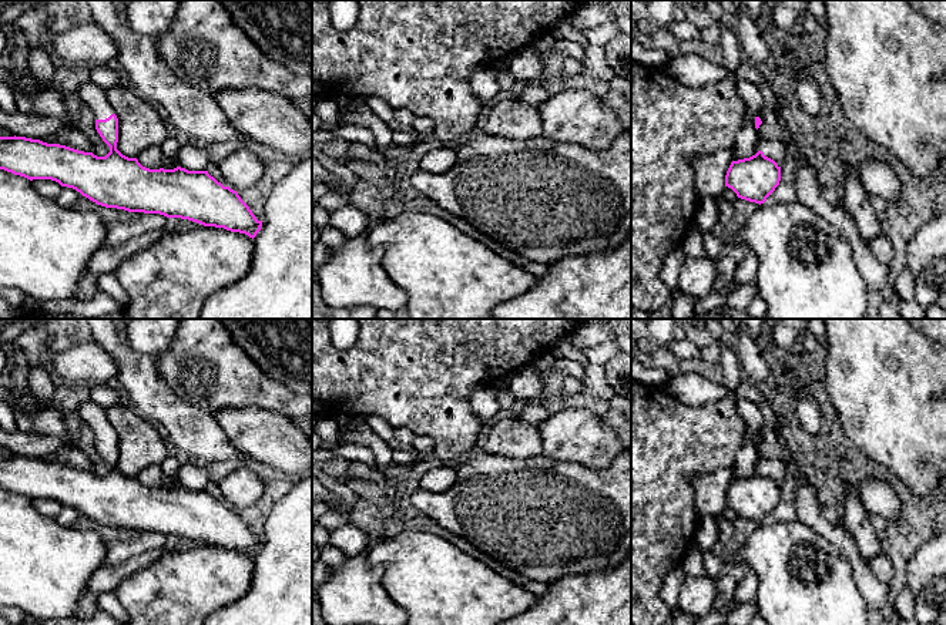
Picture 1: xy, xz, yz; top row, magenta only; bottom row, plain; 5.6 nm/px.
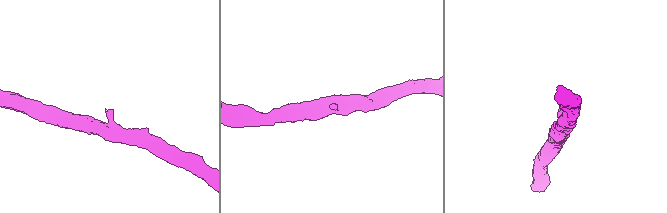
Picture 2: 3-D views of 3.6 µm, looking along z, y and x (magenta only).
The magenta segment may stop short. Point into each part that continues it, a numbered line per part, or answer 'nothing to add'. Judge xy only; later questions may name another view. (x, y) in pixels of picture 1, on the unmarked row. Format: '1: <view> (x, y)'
1: xy (94, 415)

